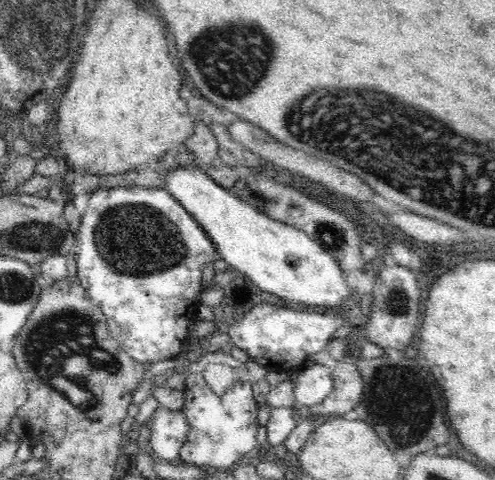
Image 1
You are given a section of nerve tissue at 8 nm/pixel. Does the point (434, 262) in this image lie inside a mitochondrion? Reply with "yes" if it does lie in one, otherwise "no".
no

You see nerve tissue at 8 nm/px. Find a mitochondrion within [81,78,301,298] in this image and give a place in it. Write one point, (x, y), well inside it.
(135, 240)

